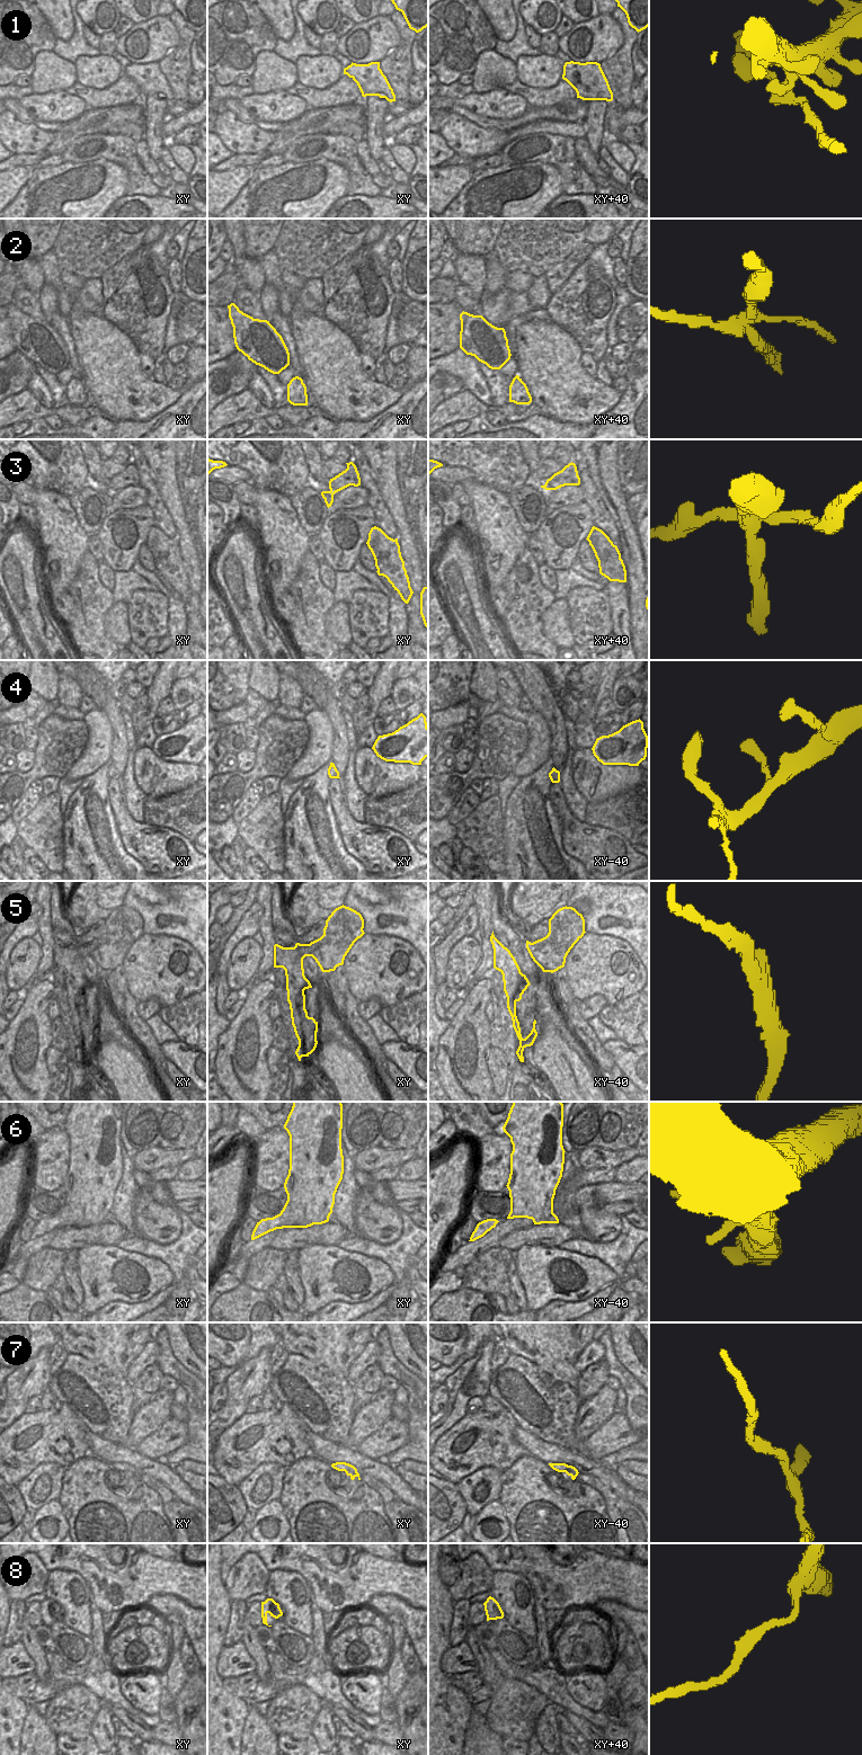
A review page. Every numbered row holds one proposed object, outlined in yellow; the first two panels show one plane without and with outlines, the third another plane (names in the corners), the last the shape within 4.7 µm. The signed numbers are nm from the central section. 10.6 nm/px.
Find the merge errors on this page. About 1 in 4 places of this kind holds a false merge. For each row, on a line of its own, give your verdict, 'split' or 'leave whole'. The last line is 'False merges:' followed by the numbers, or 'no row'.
1: split
2: split
3: split
4: leave whole
5: leave whole
6: split
7: leave whole
8: leave whole
False merges: 1, 2, 3, 6

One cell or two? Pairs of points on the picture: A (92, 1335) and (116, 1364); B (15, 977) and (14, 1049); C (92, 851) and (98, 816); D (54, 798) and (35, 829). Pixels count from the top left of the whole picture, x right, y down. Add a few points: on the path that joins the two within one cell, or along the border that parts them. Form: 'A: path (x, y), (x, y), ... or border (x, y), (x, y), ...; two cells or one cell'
A: path (99, 1342), (112, 1357); one cell
B: border (34, 974), (25, 987); two cells
C: path (92, 842), (95, 838), (95, 825); one cell
D: path (50, 805), (46, 818), (43, 821); one cell

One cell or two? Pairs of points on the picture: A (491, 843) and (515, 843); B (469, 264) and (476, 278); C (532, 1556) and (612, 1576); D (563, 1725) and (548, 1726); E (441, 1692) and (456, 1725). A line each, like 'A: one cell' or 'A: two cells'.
A: two cells
B: one cell
C: one cell
D: two cells
E: one cell

